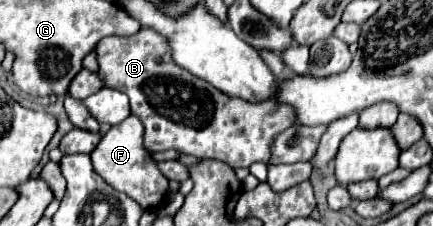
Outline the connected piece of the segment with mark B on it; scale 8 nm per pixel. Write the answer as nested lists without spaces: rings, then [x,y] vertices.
[[[141,28],[133,38],[103,38],[95,52],[105,86],[125,92],[131,100],[131,114],[141,118],[149,152],[173,148],[203,160],[227,162],[231,168],[249,168],[253,162],[267,162],[273,134],[297,120],[293,106],[271,100],[251,104],[229,98],[177,66],[169,54],[167,38],[153,28]]]

